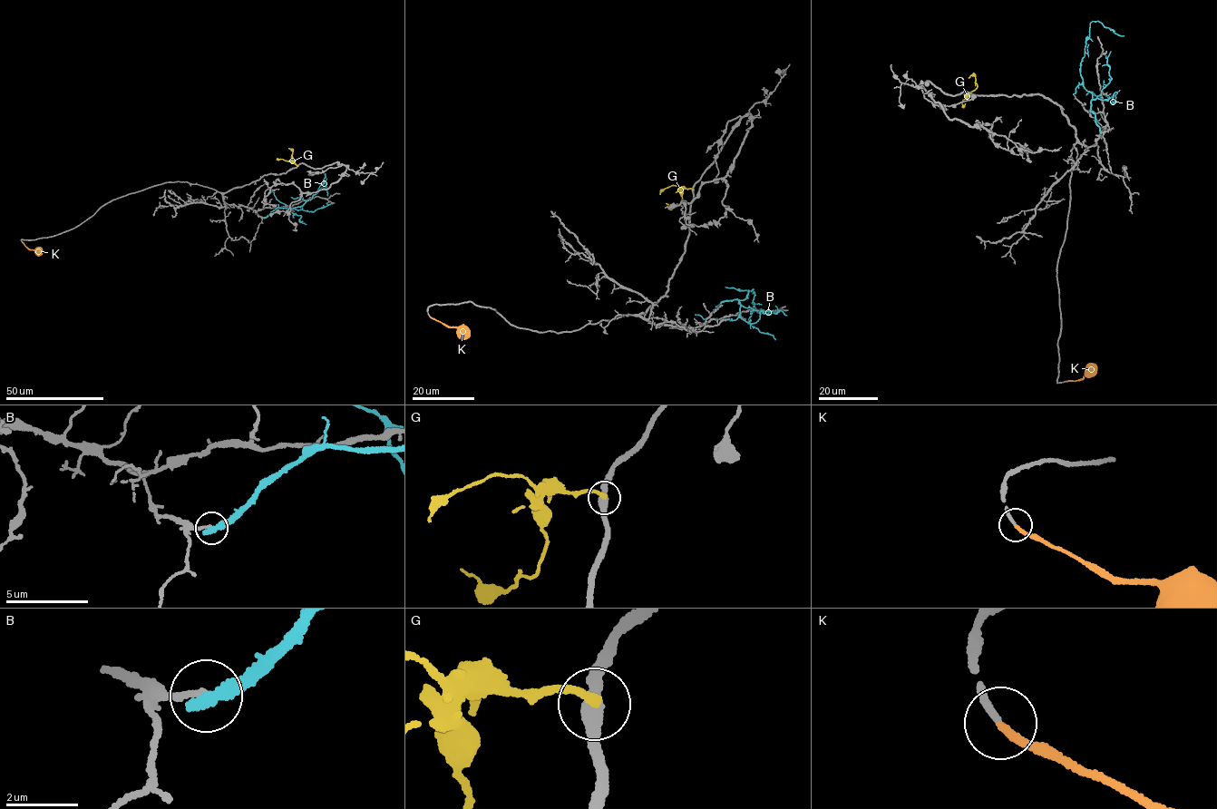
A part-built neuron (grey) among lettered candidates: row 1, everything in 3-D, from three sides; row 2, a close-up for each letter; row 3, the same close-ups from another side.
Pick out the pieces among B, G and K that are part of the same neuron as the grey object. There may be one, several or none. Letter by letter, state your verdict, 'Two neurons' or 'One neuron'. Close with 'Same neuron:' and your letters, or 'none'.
B: Two neurons
G: Two neurons
K: One neuron
Same neuron: K

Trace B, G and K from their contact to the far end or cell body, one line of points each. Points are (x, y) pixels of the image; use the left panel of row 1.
B: (265, 217), (277, 208), (302, 205), (318, 191), (325, 173), (327, 195)
G: (297, 166), (292, 161), (292, 150), (288, 148)
K: (21, 240), (29, 248), (42, 252)

